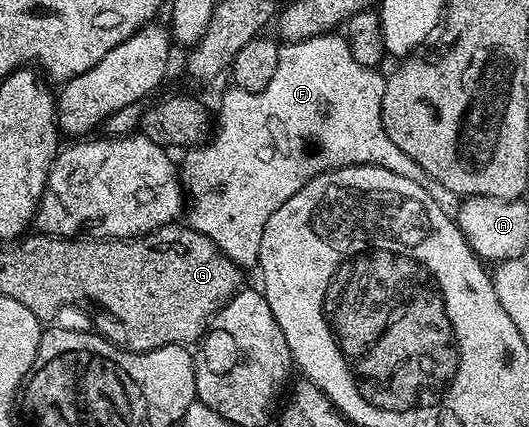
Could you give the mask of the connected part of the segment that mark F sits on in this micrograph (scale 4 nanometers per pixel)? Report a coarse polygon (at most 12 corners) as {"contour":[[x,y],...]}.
{"contour":[[347,36],[281,44],[189,148],[187,224],[255,266],[270,215],[377,165],[448,217],[462,199],[384,130]]}

